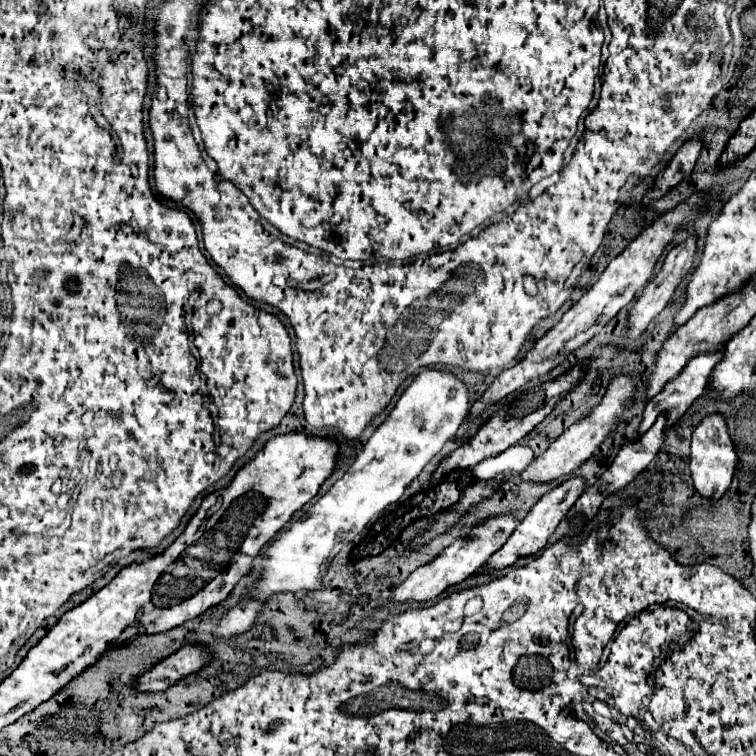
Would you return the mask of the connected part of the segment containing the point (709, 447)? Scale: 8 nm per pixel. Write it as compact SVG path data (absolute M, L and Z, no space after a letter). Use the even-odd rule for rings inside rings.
M712 414L706 416L698 428L692 434L692 452L690 452L690 476L694 482L696 492L702 498L714 498L718 500L732 482L734 476L734 468L736 468L738 456L734 452L732 440L728 436L728 428L726 428L726 420L720 414Z

